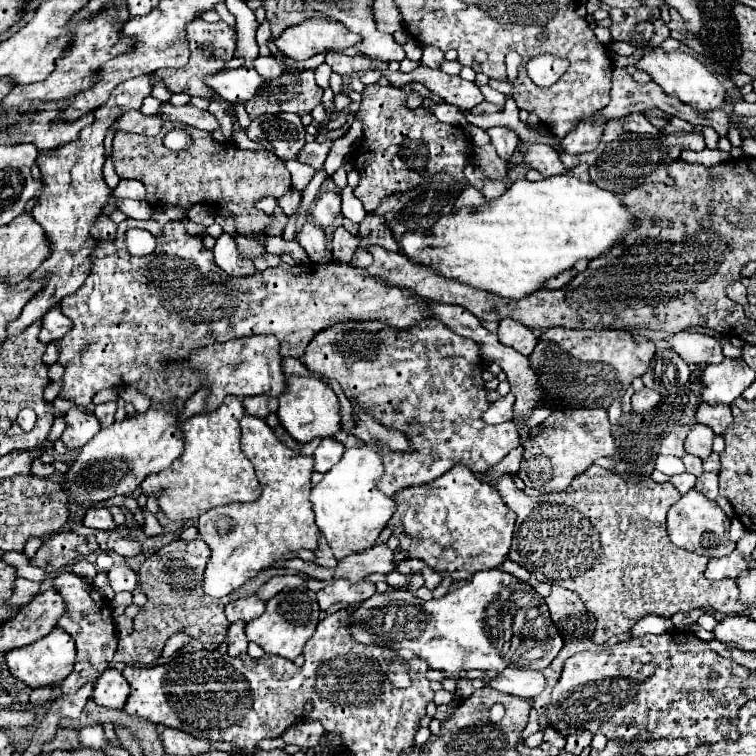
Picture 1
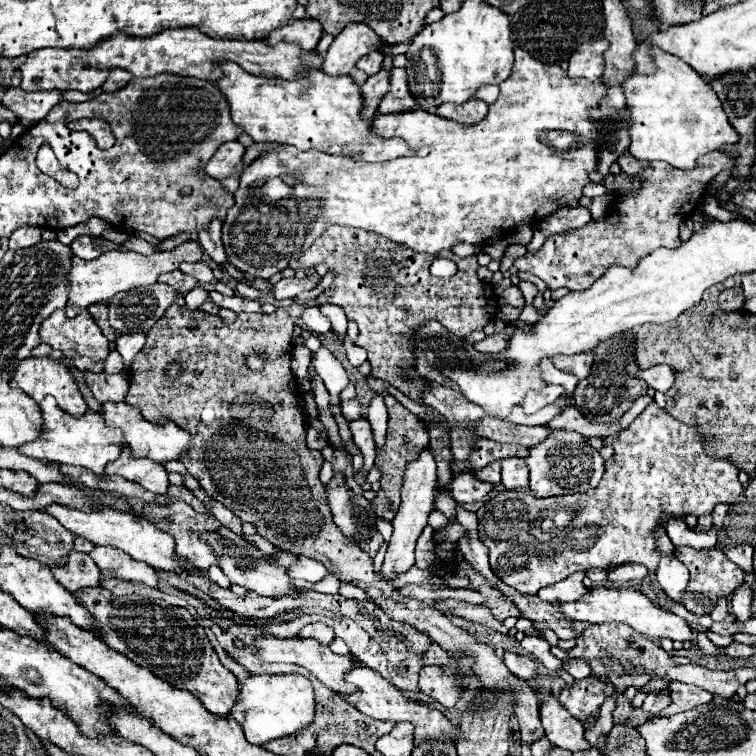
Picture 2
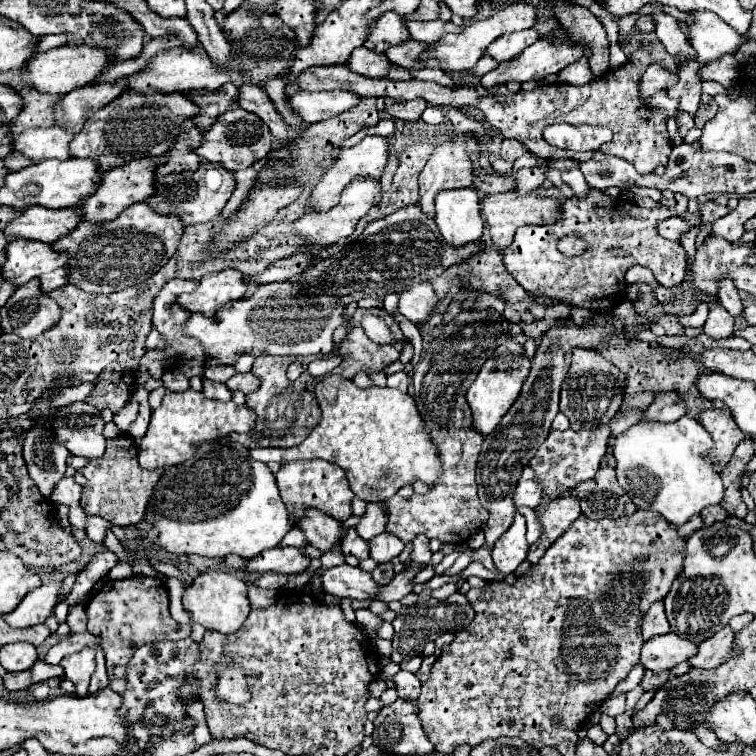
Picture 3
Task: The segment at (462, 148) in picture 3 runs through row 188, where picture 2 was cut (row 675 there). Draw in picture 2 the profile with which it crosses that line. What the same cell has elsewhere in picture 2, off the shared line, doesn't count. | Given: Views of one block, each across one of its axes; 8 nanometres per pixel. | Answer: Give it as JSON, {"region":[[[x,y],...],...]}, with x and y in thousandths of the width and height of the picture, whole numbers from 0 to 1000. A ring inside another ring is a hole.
{"region":[[[561,881],[556,886],[556,915],[582,929],[587,937],[598,937],[608,921],[608,910],[598,892],[585,889],[582,881]]]}

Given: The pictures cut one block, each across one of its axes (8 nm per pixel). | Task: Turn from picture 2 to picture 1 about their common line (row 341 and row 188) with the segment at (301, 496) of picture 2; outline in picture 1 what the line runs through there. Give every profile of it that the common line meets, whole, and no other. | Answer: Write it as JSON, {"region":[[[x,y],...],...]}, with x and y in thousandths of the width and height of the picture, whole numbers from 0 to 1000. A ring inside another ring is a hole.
{"region":[[[220,161],[209,180],[188,180],[172,175],[153,175],[148,190],[148,209],[153,230],[159,235],[177,235],[193,246],[196,270],[204,275],[220,272],[254,272],[254,270],[291,270],[299,272],[312,286],[315,310],[331,312],[341,304],[354,304],[357,312],[373,312],[381,286],[373,275],[362,278],[362,286],[339,275],[339,267],[349,259],[362,259],[365,265],[376,259],[384,249],[384,228],[376,222],[373,212],[362,201],[331,201],[317,198],[304,190],[296,193],[286,188],[275,175],[246,167],[251,177],[251,193],[238,201],[222,198],[214,185],[222,172],[233,169],[233,161]]]}

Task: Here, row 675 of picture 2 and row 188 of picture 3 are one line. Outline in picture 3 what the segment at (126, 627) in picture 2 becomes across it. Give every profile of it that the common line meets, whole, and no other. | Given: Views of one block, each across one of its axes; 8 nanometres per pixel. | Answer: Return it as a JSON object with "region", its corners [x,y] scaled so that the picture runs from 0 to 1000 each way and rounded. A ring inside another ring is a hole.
{"region":[[[265,212],[265,220],[259,228],[209,233],[206,254],[204,259],[193,262],[193,270],[209,283],[235,286],[243,299],[254,299],[254,296],[270,296],[283,291],[294,280],[307,251],[310,251],[310,233],[304,225],[294,222],[291,217],[278,217],[272,212]]]}

